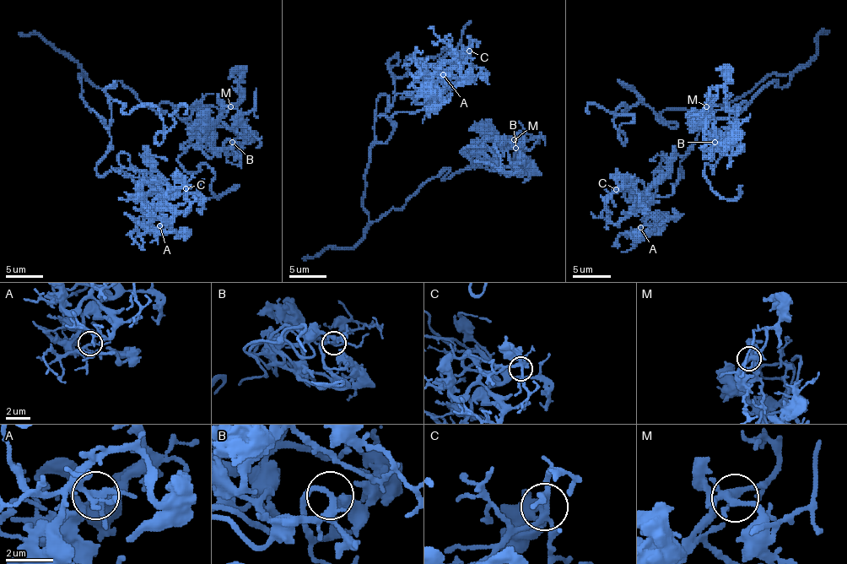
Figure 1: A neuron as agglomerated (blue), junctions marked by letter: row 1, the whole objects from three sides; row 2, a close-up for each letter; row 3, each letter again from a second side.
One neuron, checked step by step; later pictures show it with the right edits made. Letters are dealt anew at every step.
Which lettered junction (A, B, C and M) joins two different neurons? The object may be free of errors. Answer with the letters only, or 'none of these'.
none of these

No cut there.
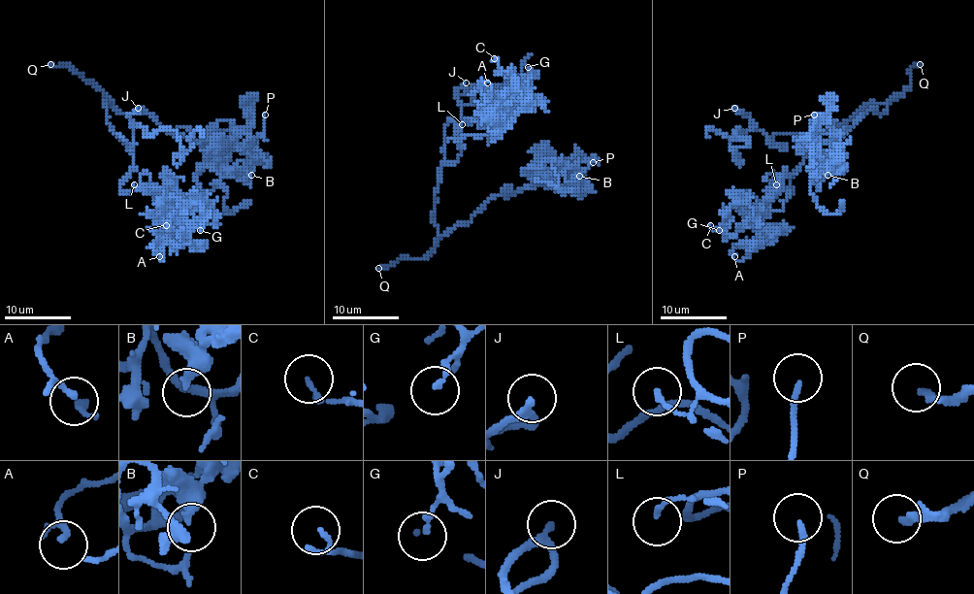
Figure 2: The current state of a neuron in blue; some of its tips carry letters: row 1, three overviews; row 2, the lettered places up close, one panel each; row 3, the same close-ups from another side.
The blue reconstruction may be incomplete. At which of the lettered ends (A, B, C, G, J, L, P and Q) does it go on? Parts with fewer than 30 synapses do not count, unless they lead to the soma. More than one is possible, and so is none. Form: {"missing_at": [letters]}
{"missing_at": ["Q"]}

